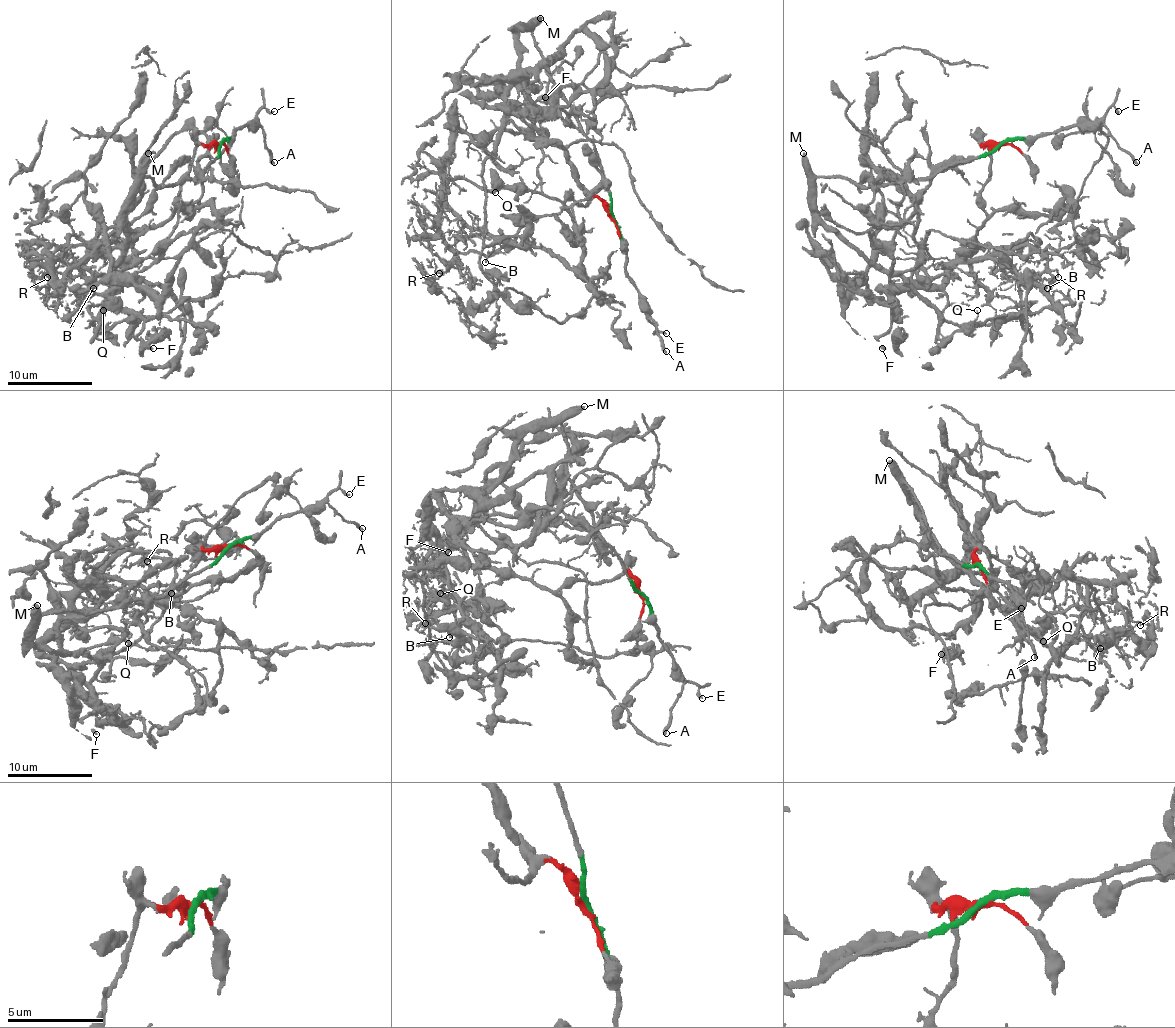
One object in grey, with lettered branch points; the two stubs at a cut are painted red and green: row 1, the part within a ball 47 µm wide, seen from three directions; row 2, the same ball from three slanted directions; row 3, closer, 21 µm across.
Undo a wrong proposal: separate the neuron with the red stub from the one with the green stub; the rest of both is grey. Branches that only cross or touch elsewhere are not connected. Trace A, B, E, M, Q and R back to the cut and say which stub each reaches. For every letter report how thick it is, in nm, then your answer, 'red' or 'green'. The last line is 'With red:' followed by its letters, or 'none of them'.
A: calibre 280 nm; green
B: calibre 170 nm; red
E: calibre 200 nm; green
M: calibre 400 nm; green
Q: calibre 110 nm; green
R: calibre 120 nm; red
With red: B, R

